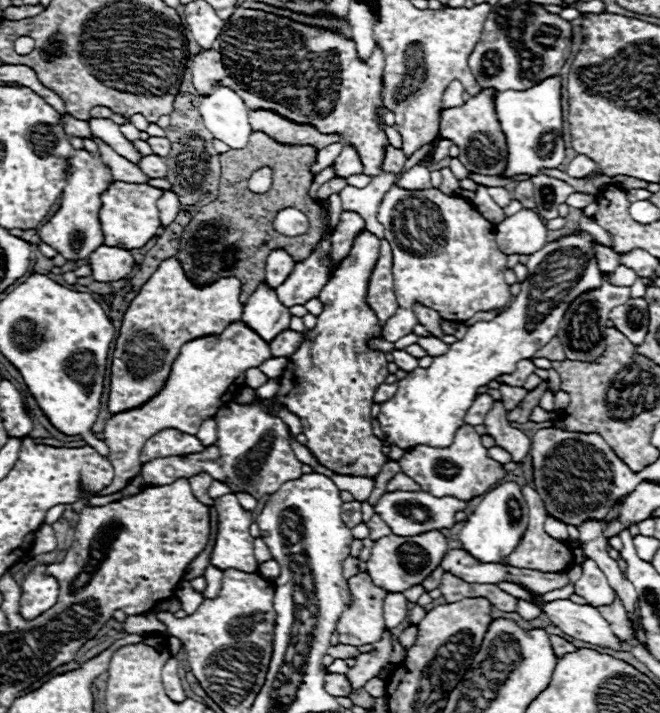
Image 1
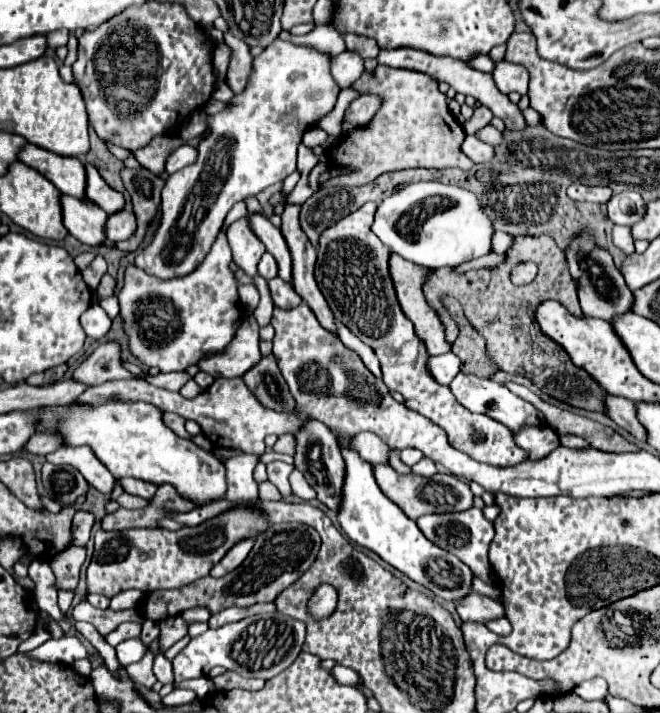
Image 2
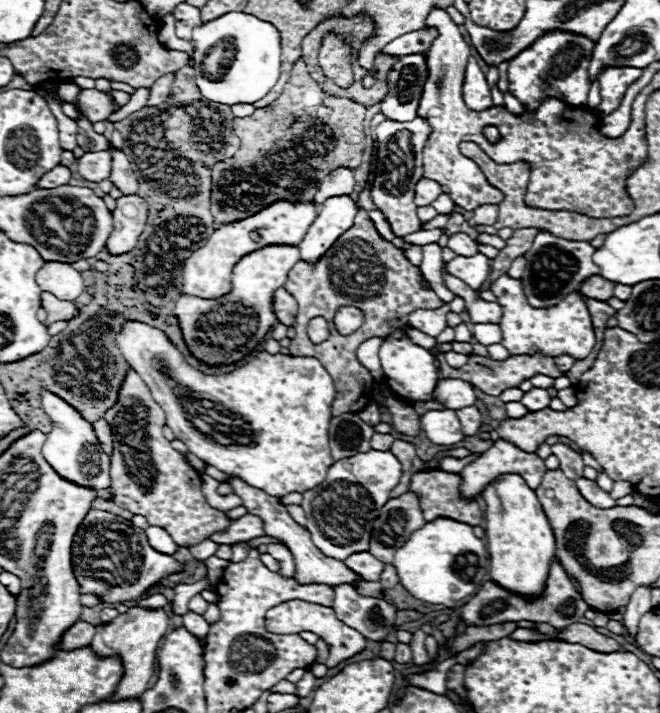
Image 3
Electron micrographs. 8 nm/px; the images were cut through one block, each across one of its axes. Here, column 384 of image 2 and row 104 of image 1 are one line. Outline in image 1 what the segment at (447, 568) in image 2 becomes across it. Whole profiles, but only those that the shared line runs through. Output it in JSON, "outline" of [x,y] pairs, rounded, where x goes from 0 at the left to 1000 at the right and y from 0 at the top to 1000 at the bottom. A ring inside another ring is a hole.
{"outline":[[[833,107],[803,126],[767,126],[752,132],[752,157],[767,188],[770,202],[770,236],[764,247],[779,244],[815,244],[818,236],[845,236],[855,222],[855,194],[852,194],[852,112],[848,107]]]}

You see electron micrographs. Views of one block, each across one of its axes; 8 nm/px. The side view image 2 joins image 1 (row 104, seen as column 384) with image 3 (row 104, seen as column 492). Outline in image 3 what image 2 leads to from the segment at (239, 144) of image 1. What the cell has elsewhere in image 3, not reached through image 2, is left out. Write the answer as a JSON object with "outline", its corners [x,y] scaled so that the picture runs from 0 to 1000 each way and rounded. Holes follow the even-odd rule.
{"outline":[[[345,17],[321,31],[306,34],[300,42],[294,42],[291,53],[294,65],[294,95],[297,95],[297,118],[306,129],[306,135],[318,143],[330,146],[385,146],[388,140],[400,137],[418,112],[424,109],[424,45],[409,31],[397,31],[394,25],[385,25],[373,17]],[[339,65],[339,84],[333,90],[336,107],[321,107],[309,101],[306,84],[327,67]]]}

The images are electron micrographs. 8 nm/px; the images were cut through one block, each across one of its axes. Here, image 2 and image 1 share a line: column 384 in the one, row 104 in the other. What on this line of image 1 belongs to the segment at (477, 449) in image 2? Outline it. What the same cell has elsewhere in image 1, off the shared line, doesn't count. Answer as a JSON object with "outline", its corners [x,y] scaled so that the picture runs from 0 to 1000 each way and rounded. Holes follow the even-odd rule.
{"outline":[[[358,11],[355,20],[342,28],[342,36],[336,39],[336,48],[327,53],[324,65],[318,70],[306,70],[291,81],[291,118],[300,132],[318,132],[321,115],[327,112],[339,115],[358,132],[364,132],[370,146],[379,151],[406,151],[452,174],[473,174],[488,185],[515,188],[524,202],[536,202],[542,208],[555,247],[573,247],[582,238],[603,247],[612,241],[618,219],[609,210],[588,205],[591,199],[585,194],[585,185],[573,174],[576,160],[585,154],[579,143],[579,104],[582,73],[573,62],[567,65],[567,73],[558,84],[545,84],[539,73],[539,59],[521,50],[515,42],[467,36],[430,22],[415,22],[379,11]]]}

